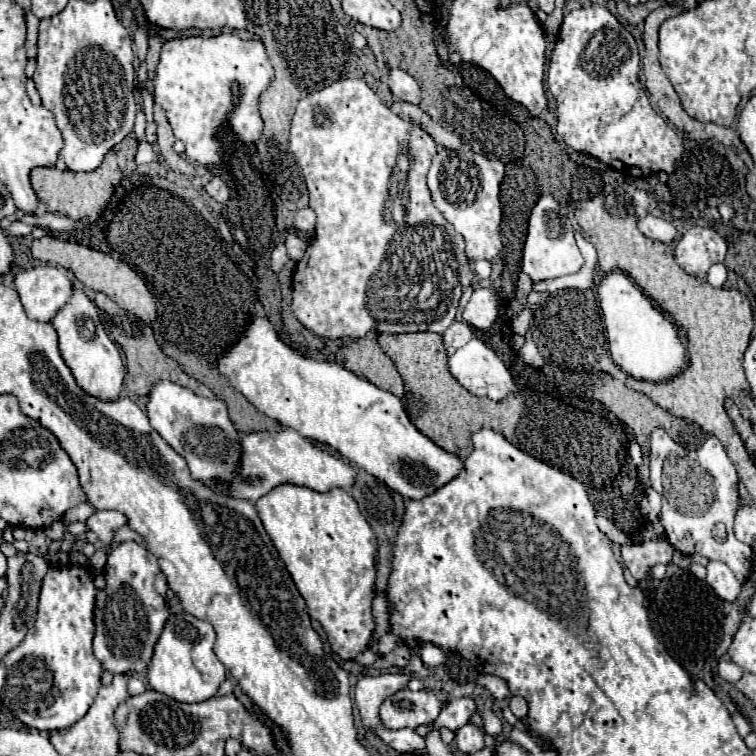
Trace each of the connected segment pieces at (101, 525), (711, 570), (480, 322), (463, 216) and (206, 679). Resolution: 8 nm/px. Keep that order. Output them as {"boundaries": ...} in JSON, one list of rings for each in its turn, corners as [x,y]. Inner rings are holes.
{"boundaries":[[[[96,511],[86,523],[88,523],[88,529],[100,537],[102,545],[110,545],[110,541],[114,539],[114,533],[122,525],[126,525],[126,515],[118,511]]],[[[710,561],[706,565],[706,571],[708,571],[706,583],[716,591],[716,595],[722,597],[724,601],[734,603],[742,589],[742,583],[736,579],[736,575],[730,571],[730,567],[720,561]]],[[[476,287],[464,309],[464,321],[470,323],[474,329],[488,329],[496,317],[498,317],[496,295],[490,289]]],[[[440,149],[428,171],[428,189],[432,193],[434,207],[450,221],[450,225],[462,235],[466,243],[468,261],[488,259],[492,261],[502,251],[500,237],[500,181],[504,177],[504,163],[488,159],[472,151]]],[[[190,613],[170,615],[148,667],[148,681],[152,689],[182,703],[200,703],[214,697],[226,677],[226,667],[214,653],[214,641],[216,633],[208,621],[196,619]]]]}

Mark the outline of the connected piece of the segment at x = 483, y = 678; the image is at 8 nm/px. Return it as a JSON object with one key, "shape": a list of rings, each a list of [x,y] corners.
{"shape":[[[480,675],[476,683],[482,685],[482,687],[486,687],[486,689],[494,695],[494,699],[506,699],[506,697],[512,697],[512,693],[510,693],[506,681],[502,681],[500,677],[494,677],[494,675]]]}

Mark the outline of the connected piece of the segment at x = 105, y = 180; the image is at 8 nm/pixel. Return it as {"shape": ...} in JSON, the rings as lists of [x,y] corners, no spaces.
{"shape":[[[130,133],[122,143],[114,145],[114,149],[108,151],[108,155],[104,157],[104,163],[92,173],[58,171],[56,167],[36,167],[30,173],[30,181],[32,181],[32,187],[34,187],[40,203],[44,205],[44,209],[48,213],[56,213],[56,215],[62,215],[62,217],[72,217],[72,219],[82,219],[82,221],[94,223],[104,213],[104,209],[110,203],[110,197],[112,197],[116,185],[122,179],[119,163],[130,161],[134,157],[136,149],[138,149],[136,135]]]}

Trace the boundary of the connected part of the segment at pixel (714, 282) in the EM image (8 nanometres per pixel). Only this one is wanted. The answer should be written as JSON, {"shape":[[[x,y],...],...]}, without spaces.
{"shape":[[[722,263],[712,265],[712,269],[708,273],[708,283],[712,287],[724,287],[724,283],[726,283],[726,267]]]}

